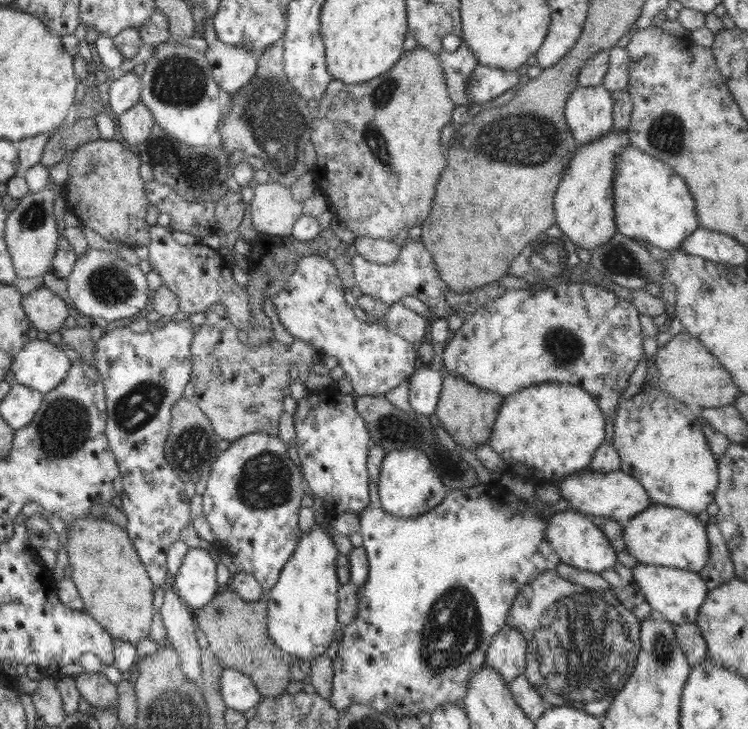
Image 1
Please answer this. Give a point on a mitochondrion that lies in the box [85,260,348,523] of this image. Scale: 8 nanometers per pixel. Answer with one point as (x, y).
(265, 482)

